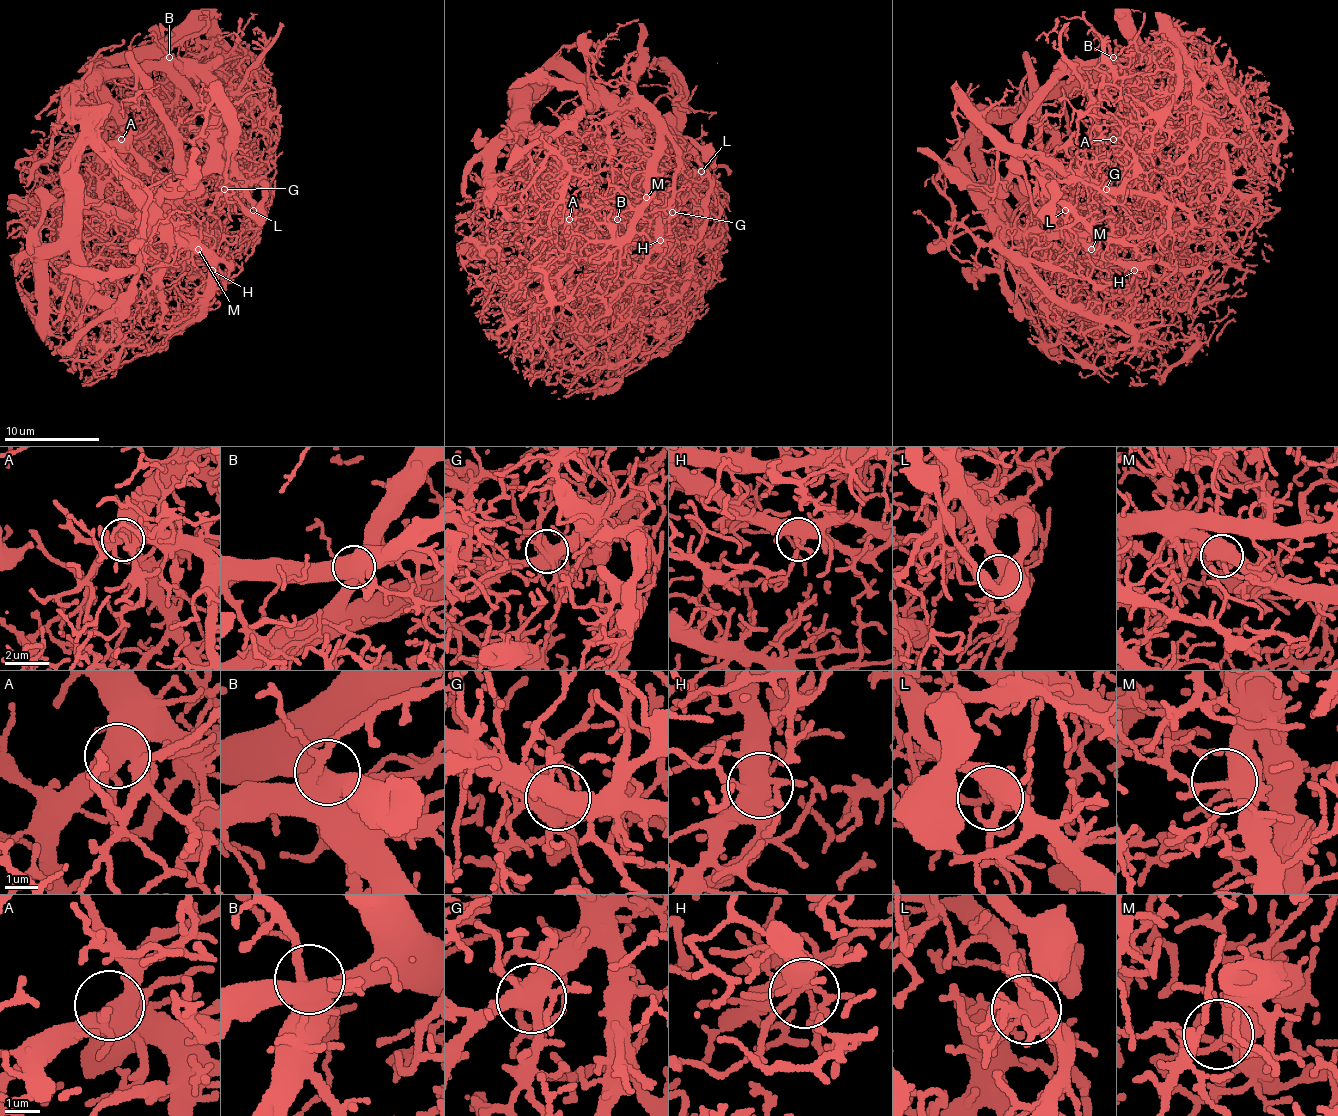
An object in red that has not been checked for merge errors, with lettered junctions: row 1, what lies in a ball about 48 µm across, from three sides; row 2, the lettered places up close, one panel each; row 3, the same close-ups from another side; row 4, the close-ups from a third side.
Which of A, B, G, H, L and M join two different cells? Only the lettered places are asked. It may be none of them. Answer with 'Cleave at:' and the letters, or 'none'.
Cleave at: none

